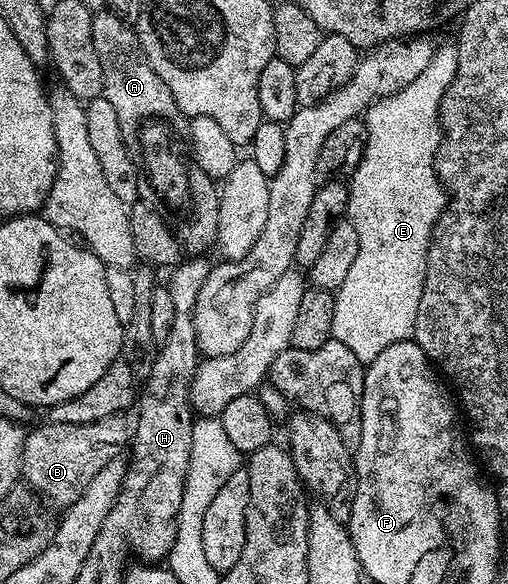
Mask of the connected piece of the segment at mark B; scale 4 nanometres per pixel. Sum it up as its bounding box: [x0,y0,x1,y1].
[20,415,131,509]

